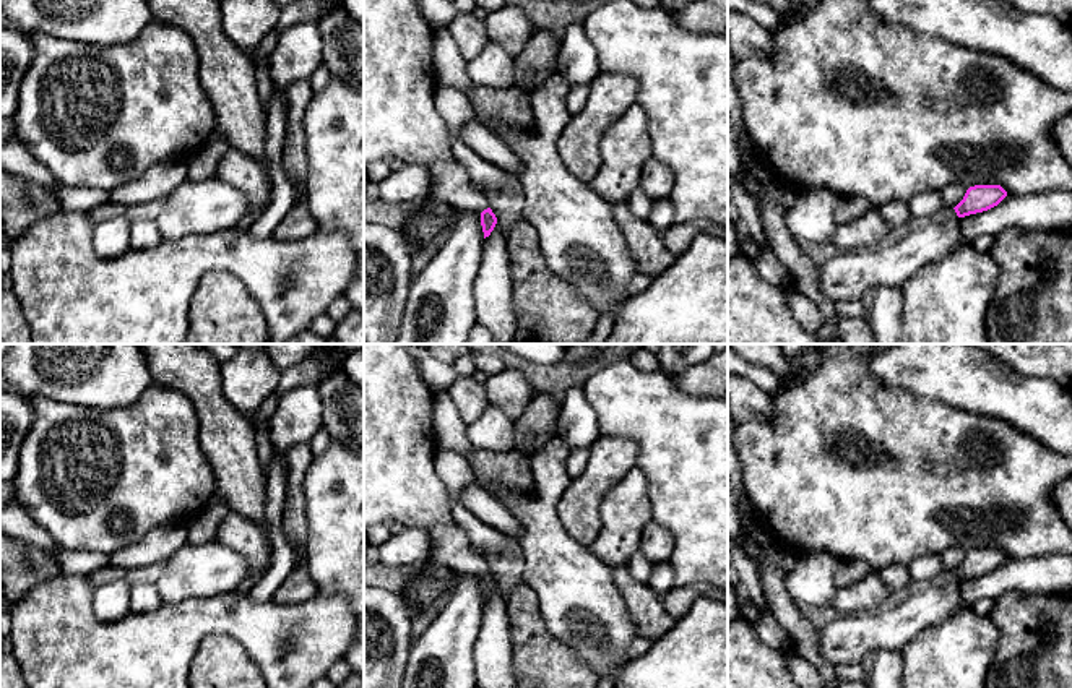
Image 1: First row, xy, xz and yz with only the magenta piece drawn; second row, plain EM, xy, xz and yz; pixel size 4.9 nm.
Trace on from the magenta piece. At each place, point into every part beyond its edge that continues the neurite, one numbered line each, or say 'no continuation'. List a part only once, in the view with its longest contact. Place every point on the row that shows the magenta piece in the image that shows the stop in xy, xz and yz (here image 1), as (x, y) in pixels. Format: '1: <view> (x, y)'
1: xz (400, 119)

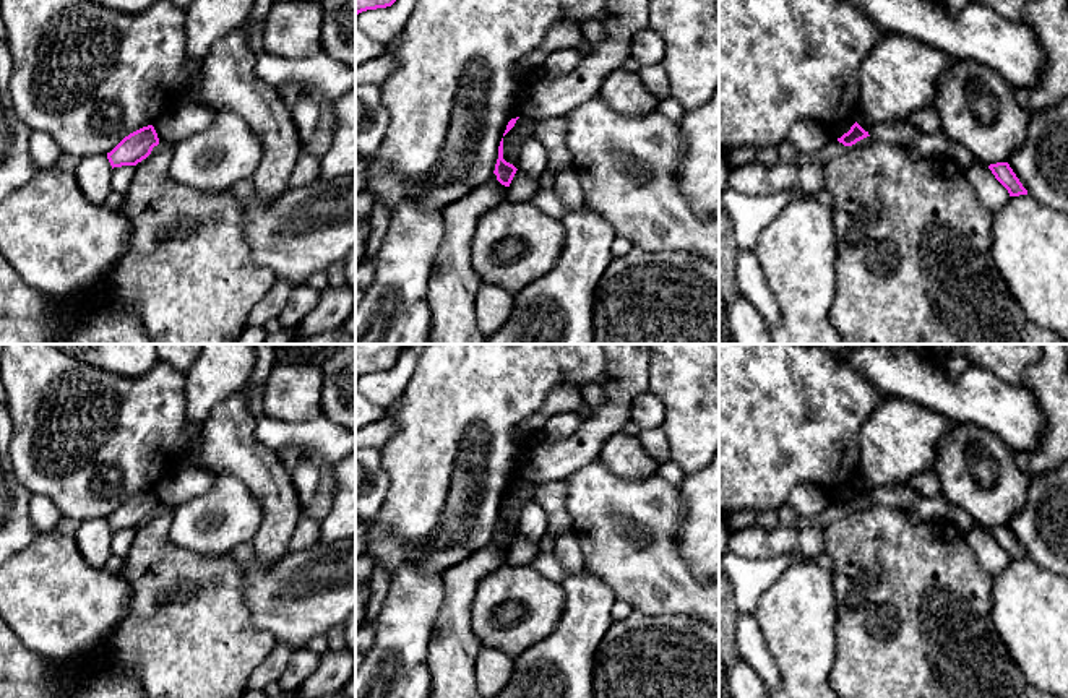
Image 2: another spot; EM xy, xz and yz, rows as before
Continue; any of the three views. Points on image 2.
no continuation

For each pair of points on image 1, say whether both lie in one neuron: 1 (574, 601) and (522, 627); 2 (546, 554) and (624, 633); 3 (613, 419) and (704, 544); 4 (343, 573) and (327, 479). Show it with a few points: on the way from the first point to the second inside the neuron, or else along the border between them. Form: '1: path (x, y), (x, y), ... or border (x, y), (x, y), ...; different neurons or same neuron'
1: border (523, 584), (536, 596), (546, 628), (566, 646); different neurons
2: path (564, 573), (605, 614); same neuron
3: path (647, 438), (704, 495), (704, 510); same neuron
4: path (343, 550), (343, 505), (340, 502); same neuron

